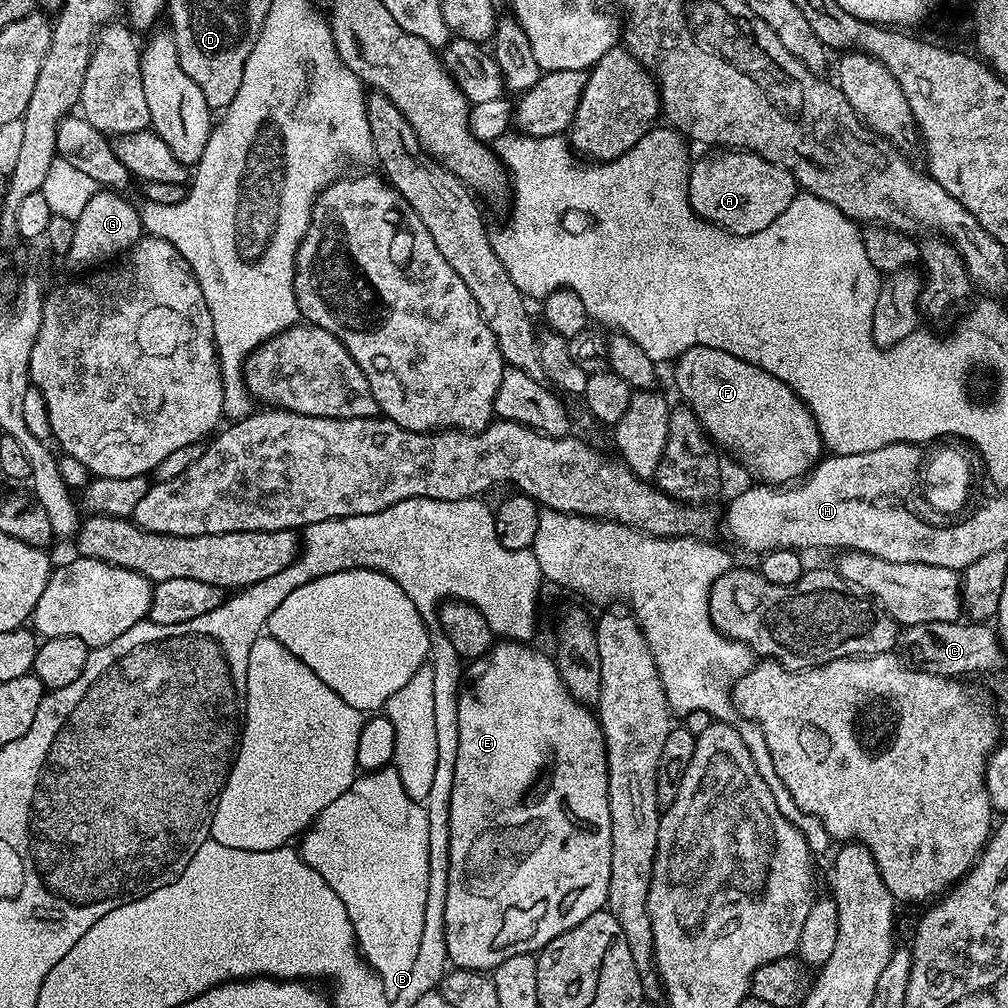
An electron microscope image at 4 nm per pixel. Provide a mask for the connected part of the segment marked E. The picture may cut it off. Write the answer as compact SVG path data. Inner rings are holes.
M504 640L493 643L491 650L481 656L480 659L471 661L466 668L466 683L461 687L456 697L456 725L458 726L458 746L456 747L456 761L454 762L454 778L450 790L450 802L448 803L448 855L446 857L446 906L444 914L444 933L446 934L446 950L448 960L456 968L471 968L474 972L487 973L494 970L506 958L514 958L518 954L536 954L554 938L558 938L560 932L570 930L578 926L590 914L601 911L608 902L608 887L610 886L610 854L612 853L612 831L610 830L610 806L608 805L608 763L606 762L606 746L604 745L604 731L600 729L600 721L594 715L591 707L584 707L571 696L570 690L563 684L556 661L551 655L543 656L540 652L528 648L527 643L514 640Z

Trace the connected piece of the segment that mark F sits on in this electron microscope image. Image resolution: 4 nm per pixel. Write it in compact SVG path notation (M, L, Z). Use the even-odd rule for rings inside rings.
M694 346L686 350L674 361L676 367L676 388L685 405L700 419L705 433L721 449L725 448L730 455L753 476L753 481L773 486L788 486L808 475L822 459L822 441L816 419L812 411L806 407L774 374L766 374L766 370L758 370L758 366L750 366L750 362L742 362L742 358L734 358L734 354L726 354L722 350L714 350L710 346Z

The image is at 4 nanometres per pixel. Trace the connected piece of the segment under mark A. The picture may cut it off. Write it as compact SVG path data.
M712 150L709 156L704 156L700 161L693 163L688 170L688 201L690 206L707 220L709 224L724 228L736 236L749 236L758 234L758 230L766 230L794 202L798 194L798 185L792 173L787 172L782 166L774 162L766 162L757 152L742 152L739 150Z

